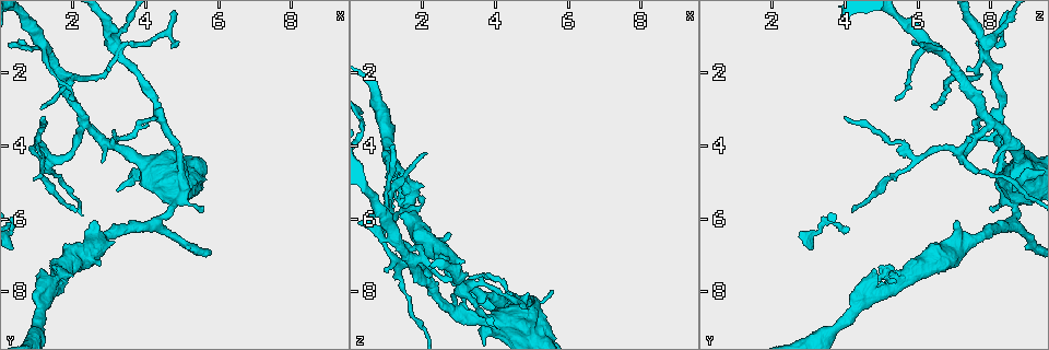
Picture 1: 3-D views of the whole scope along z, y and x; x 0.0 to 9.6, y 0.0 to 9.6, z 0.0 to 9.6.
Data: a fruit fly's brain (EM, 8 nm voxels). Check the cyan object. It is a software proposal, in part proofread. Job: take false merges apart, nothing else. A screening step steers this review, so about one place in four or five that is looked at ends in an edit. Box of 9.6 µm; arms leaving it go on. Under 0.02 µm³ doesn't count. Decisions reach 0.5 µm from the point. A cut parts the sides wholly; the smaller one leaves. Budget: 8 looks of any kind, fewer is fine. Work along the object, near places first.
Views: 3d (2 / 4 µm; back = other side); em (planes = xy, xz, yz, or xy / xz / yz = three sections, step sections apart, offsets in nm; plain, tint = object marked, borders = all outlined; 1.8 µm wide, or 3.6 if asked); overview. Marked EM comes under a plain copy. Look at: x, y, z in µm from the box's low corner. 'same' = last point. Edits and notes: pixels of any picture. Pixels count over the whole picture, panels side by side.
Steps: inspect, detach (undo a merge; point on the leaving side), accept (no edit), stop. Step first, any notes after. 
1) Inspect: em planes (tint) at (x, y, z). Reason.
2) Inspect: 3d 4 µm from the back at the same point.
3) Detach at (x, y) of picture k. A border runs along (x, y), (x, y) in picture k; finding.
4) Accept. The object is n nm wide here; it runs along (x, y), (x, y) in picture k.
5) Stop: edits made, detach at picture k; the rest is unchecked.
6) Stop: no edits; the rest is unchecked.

Inspect: 3d 4 µm at (1.50, 4.40, 7.20). Sharp bend.

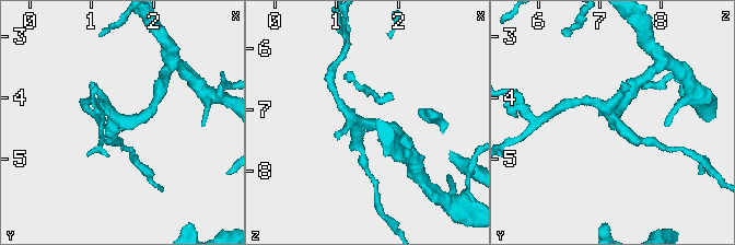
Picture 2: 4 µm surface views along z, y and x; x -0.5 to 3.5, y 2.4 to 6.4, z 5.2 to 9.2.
Inspect: em 3.6 µm xz step 4 (tint) at (1.50, 4.40, 7.25).

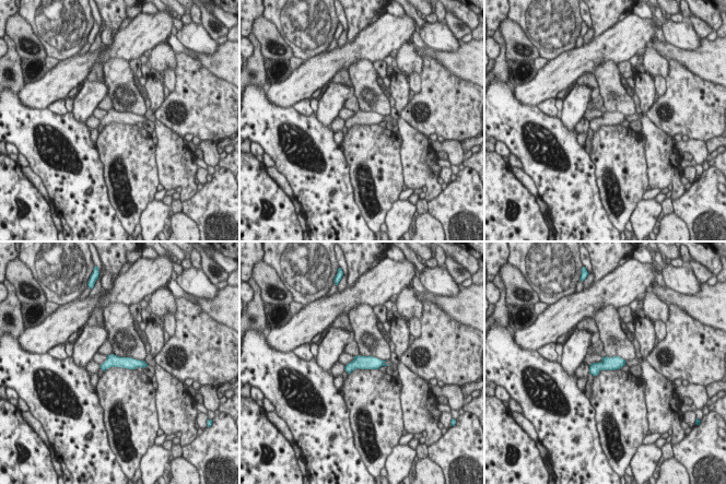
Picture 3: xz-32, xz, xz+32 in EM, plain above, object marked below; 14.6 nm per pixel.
Accept. The object is 190 nm wide here; it runs along (142, 364), (108, 363), (104, 366) in picture 3; continuous, no second neuron.

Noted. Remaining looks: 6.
Inspect: em yz step 16 (tint) at (1.25, 1.35, 6.55). Sharp bend.

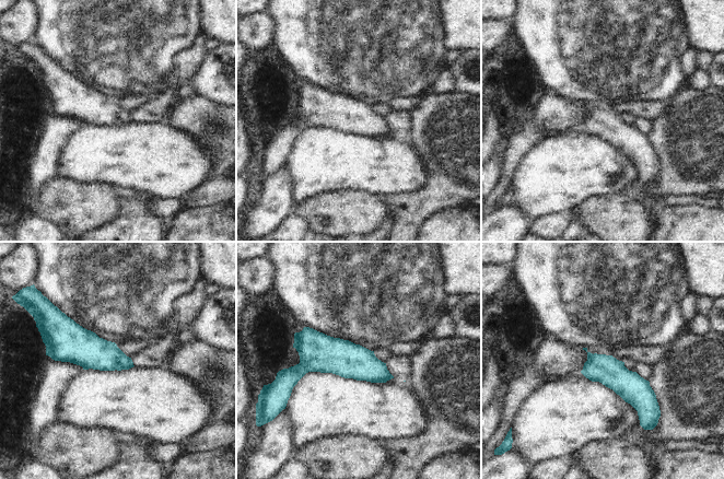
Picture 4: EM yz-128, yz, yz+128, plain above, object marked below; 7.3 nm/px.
Inspect: em xz step 4 (tint) at the same point.

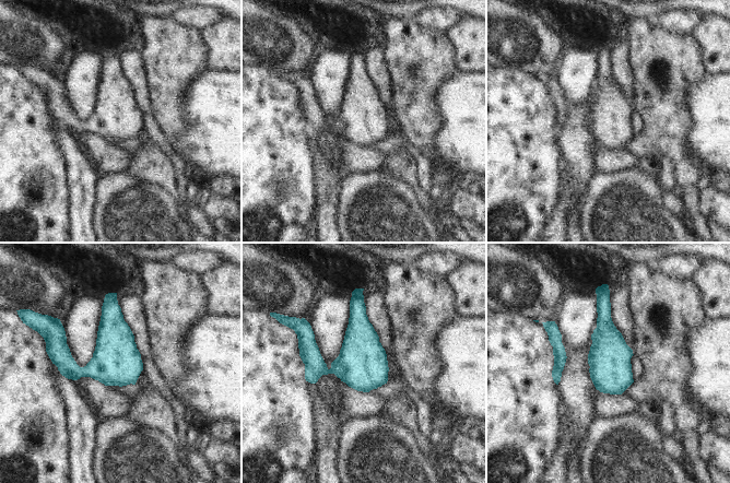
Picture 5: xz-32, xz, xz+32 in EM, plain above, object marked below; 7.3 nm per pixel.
Accept. The object is 300 nm wide here; all the same neuron.

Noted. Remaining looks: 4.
Inspect: 3d 4 µm at (3.25, 1.35, 7.85). Four or more arms meet.

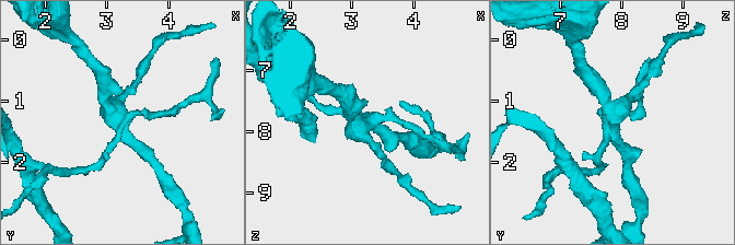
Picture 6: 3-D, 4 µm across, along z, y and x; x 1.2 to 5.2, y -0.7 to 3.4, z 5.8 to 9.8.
Inspect: em planes (borders) at (3.25, 1.30, 7.85). 4 arms meet here.

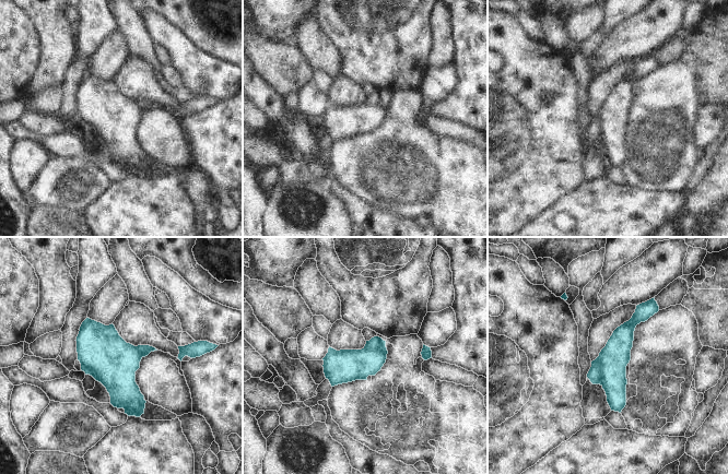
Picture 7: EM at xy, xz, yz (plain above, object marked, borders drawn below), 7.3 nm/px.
Detach at (615, 355) of picture 7. The object is 240 nm wide here; a second neuron is stuck on.

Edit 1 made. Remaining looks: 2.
Stop: edits made, detach at picture 7; the rest is unchecked.

